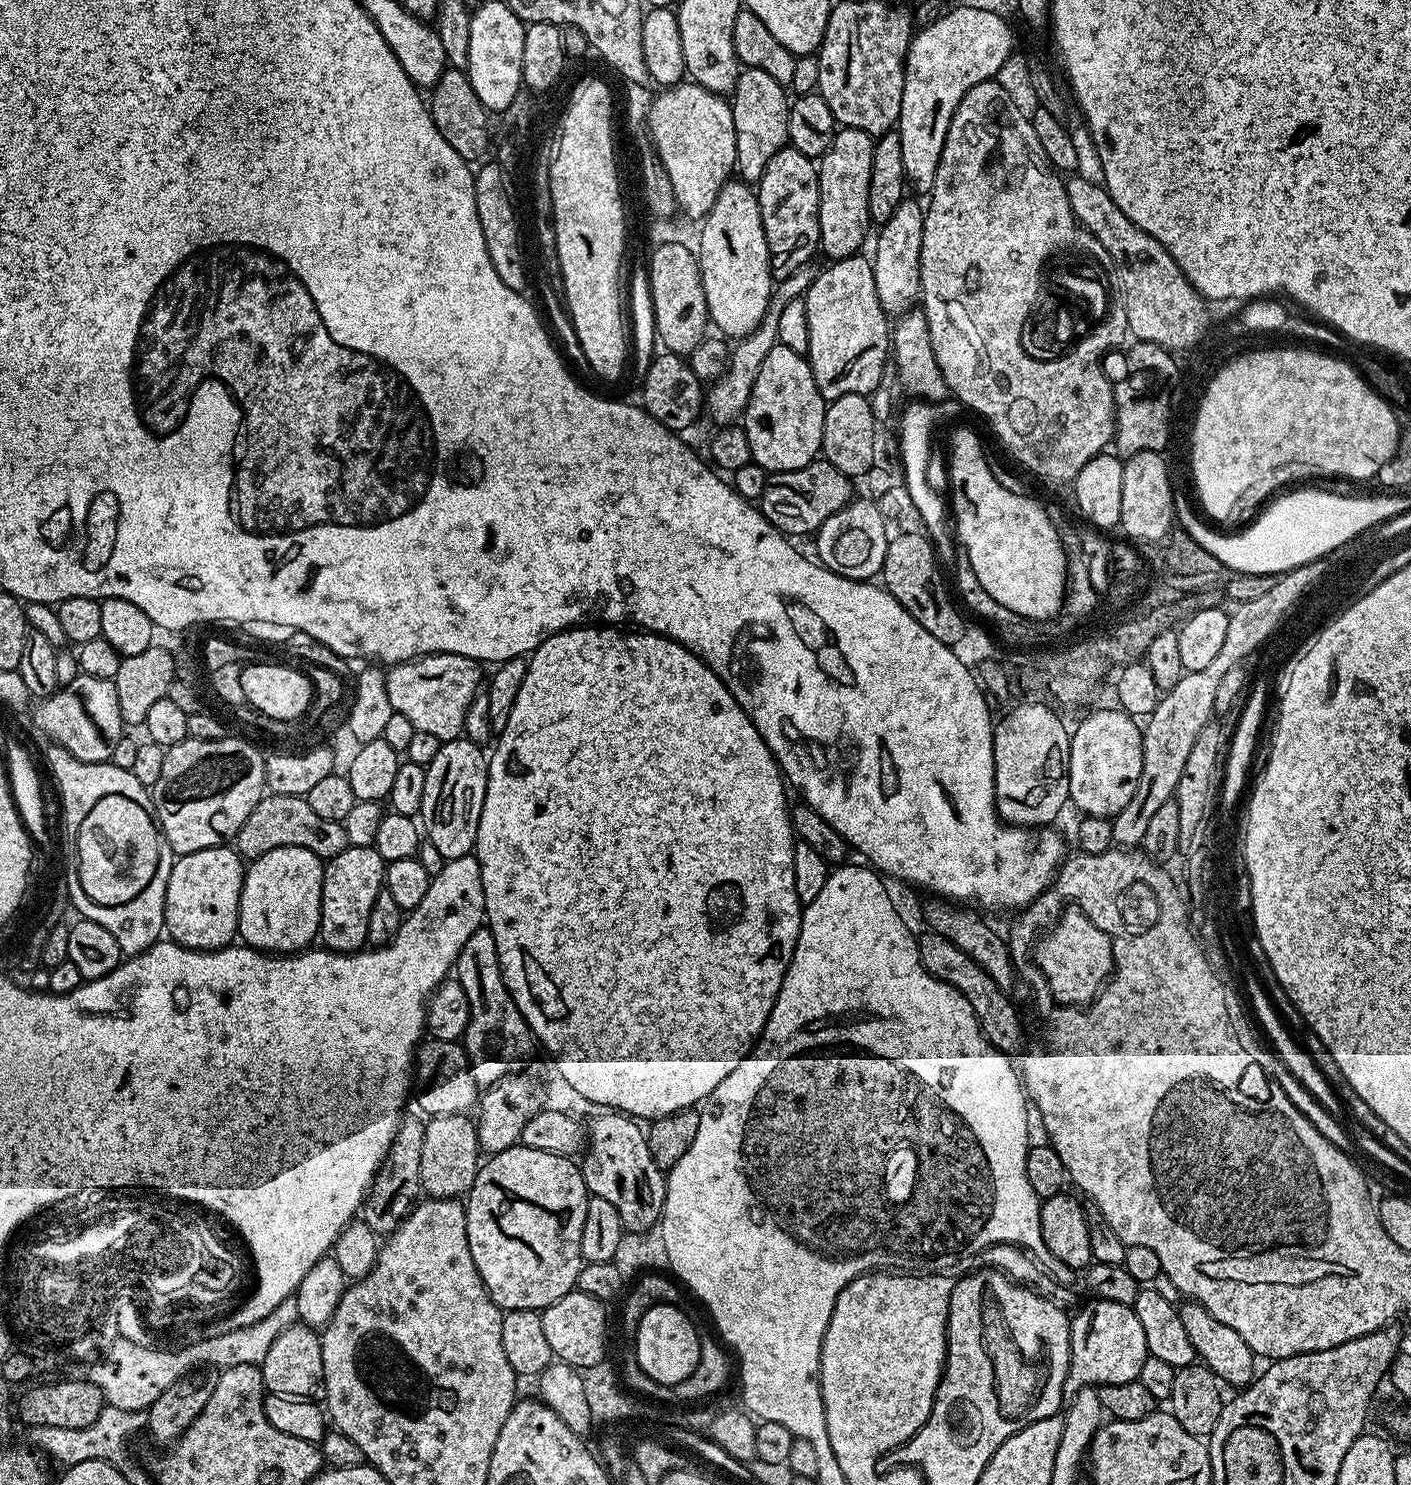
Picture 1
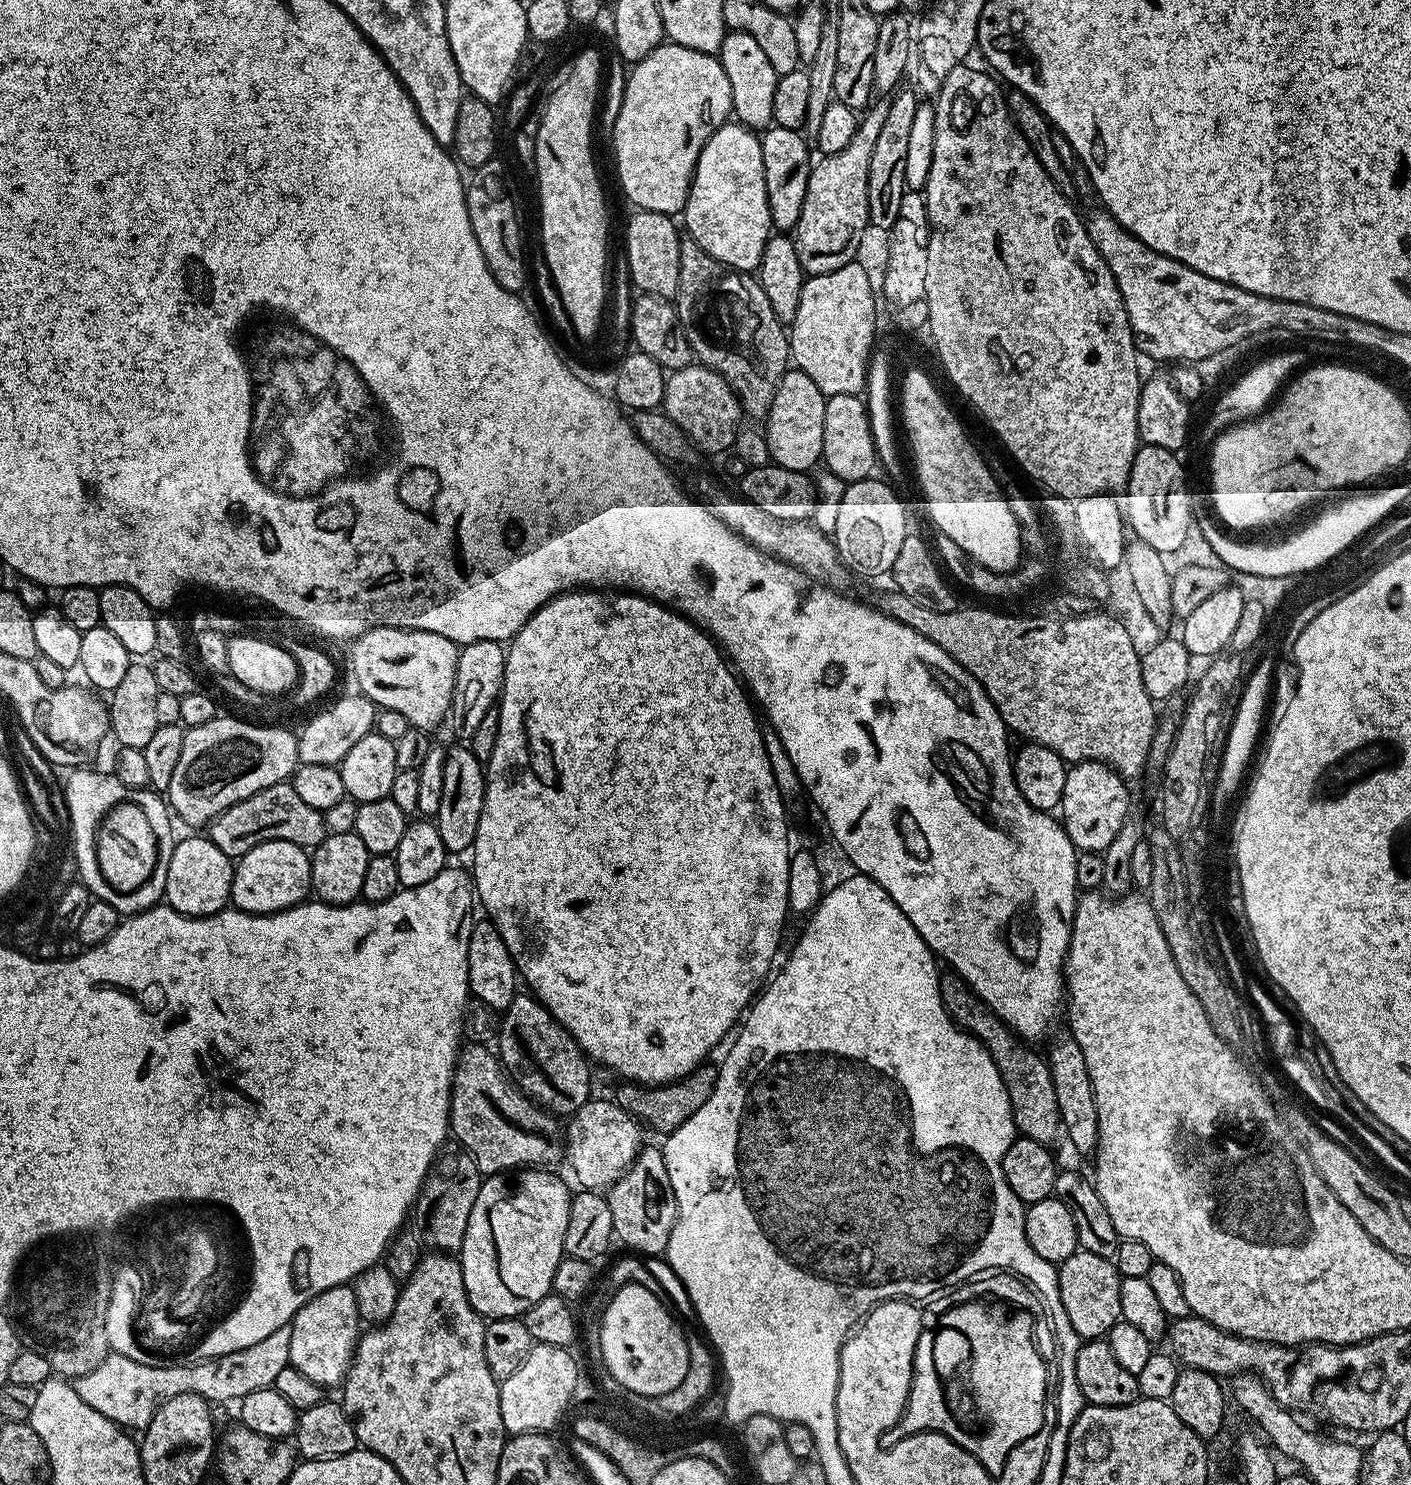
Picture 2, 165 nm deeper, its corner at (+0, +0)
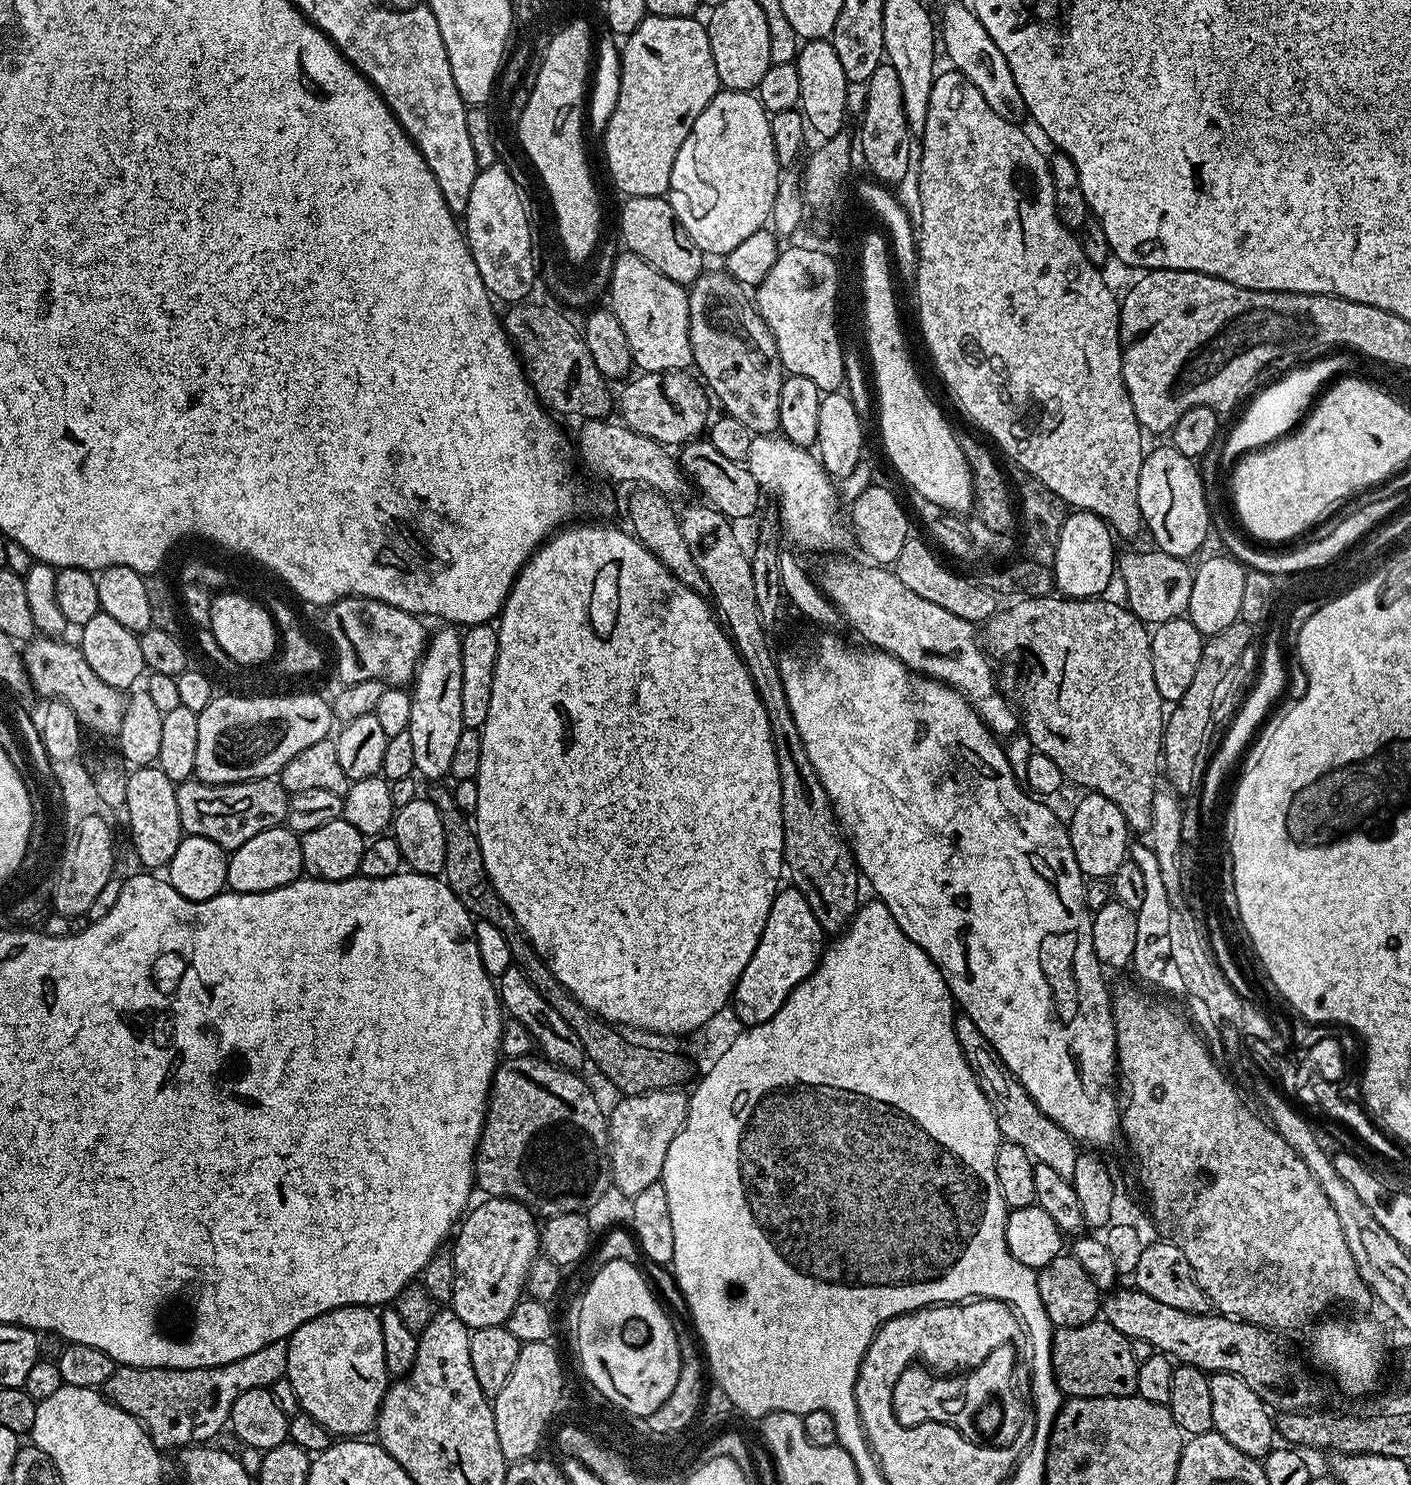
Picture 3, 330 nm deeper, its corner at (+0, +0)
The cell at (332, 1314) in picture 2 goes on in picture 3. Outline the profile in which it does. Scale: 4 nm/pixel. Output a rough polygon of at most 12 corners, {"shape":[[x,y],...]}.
{"shape":[[362,1304],[298,1326],[286,1378],[336,1438],[371,1433],[390,1383]]}

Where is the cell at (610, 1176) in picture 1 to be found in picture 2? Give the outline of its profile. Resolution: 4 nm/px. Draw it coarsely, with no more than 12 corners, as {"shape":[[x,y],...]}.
{"shape":[[641,1147],[606,1192],[613,1233],[667,1253],[676,1199],[663,1151]]}

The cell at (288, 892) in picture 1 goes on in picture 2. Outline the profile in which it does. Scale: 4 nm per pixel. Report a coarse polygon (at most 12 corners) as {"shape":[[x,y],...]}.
{"shape":[[294,842],[235,861],[231,903],[280,912],[309,897],[312,862]]}

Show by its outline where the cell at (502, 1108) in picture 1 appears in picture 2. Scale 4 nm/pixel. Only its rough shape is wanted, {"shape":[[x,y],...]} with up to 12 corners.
{"shape":[[540,1001],[504,1010],[501,1063],[541,1107],[591,1099],[590,1062]]}

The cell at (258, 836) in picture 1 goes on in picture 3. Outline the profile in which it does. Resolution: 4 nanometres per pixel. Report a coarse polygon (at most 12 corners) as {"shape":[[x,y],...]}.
{"shape":[[271,776],[176,784],[181,829],[225,850],[288,819]]}

